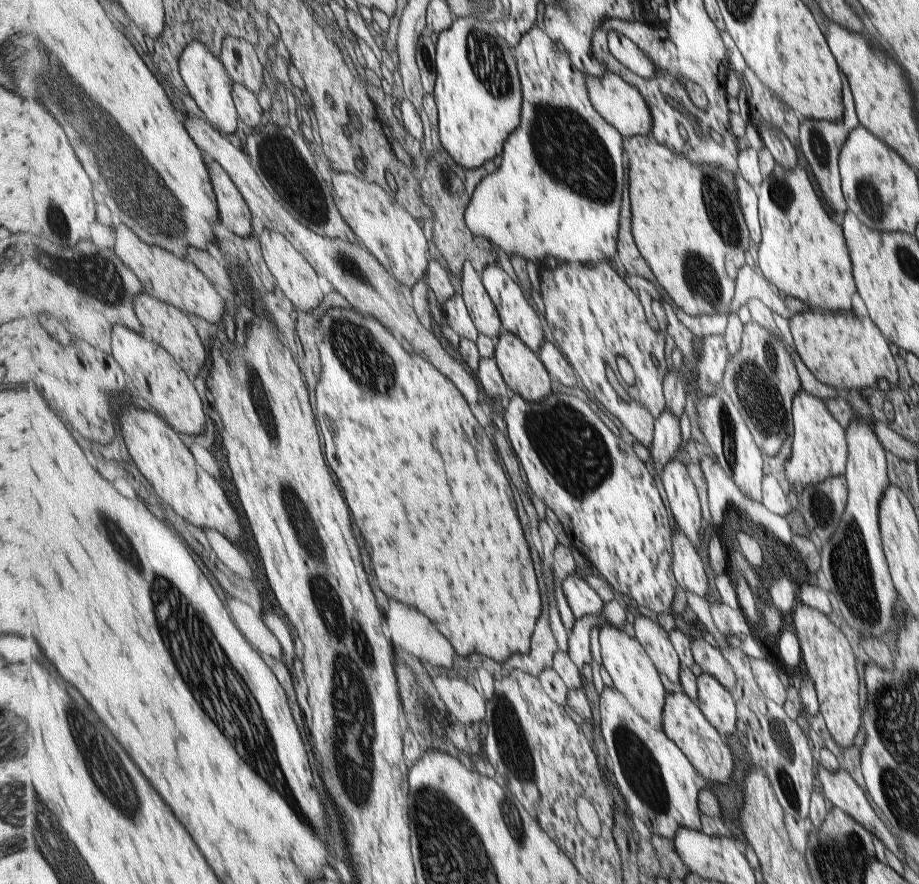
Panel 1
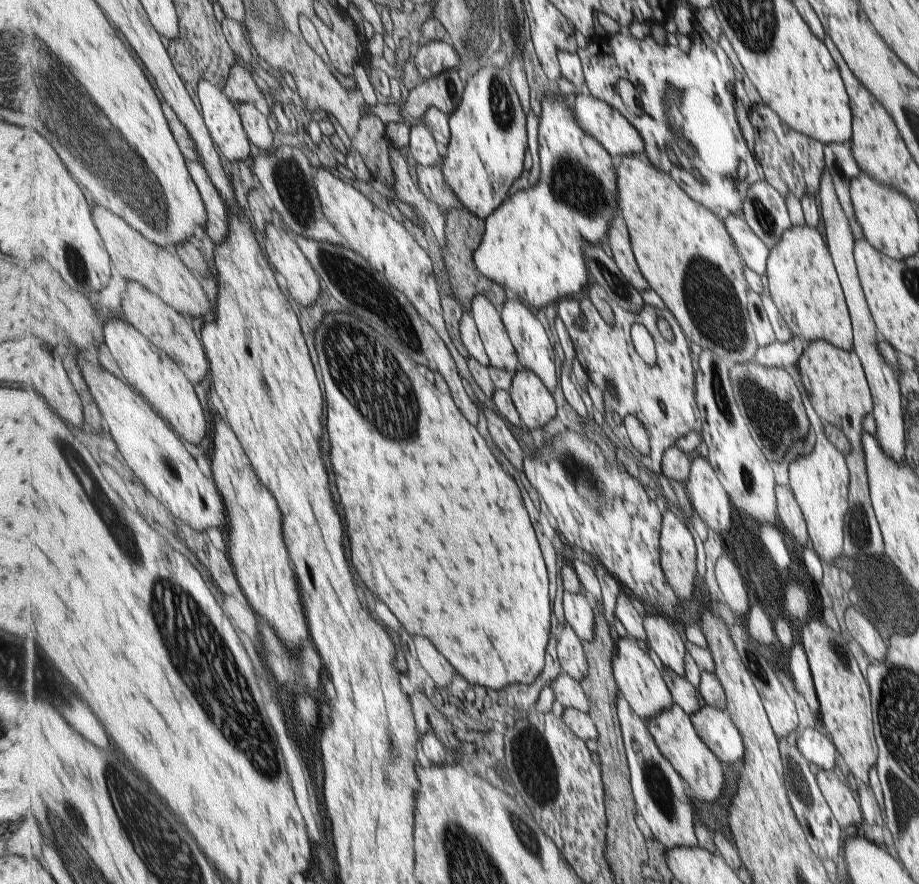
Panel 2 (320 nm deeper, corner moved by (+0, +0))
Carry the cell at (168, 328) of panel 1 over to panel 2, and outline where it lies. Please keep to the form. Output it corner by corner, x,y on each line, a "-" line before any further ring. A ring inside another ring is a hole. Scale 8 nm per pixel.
137,281
127,282
126,289
121,294
121,305
124,309
124,318
153,341
160,350
167,352
194,385
209,374
210,362
204,344
195,334
195,328
186,314
182,315
176,308
169,306
160,296

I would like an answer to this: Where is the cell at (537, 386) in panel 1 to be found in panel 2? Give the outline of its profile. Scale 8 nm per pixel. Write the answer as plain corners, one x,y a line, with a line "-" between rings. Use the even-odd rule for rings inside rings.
521,367
514,376
510,393
529,430
545,428
557,416
552,392
532,370

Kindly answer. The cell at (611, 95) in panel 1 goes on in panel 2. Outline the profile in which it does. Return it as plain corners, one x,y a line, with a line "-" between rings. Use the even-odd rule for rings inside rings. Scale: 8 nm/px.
583,93
574,95
576,120
591,133
617,161
644,152
642,134
635,125
608,102

